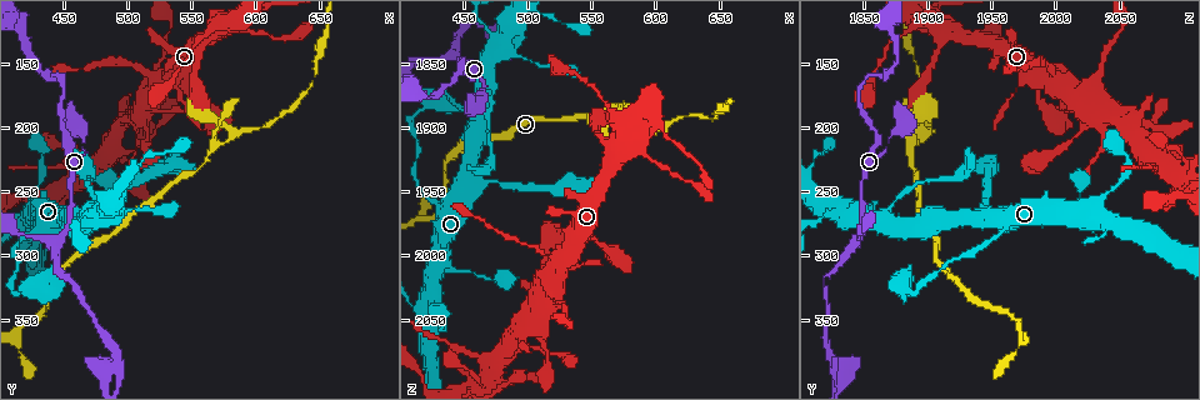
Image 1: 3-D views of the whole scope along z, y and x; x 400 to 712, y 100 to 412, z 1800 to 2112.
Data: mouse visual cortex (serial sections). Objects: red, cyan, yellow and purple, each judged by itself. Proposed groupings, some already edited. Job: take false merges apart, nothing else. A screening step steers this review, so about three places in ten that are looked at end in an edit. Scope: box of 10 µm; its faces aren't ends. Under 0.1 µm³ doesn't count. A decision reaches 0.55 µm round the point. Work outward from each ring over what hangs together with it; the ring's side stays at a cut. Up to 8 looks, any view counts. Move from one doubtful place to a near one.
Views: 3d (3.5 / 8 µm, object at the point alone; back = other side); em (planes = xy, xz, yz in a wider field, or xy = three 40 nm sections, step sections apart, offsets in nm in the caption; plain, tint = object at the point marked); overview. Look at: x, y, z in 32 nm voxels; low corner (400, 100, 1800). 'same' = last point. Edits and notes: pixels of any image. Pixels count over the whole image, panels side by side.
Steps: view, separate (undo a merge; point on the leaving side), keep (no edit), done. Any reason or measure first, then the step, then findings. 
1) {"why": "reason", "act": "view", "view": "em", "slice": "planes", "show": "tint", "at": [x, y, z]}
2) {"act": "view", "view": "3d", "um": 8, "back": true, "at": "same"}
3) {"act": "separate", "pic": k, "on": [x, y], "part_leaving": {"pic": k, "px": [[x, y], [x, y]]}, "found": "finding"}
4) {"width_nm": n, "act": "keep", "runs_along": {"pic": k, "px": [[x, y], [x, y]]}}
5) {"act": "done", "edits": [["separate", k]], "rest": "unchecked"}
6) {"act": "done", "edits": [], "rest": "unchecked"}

{"why": "three-way junction", "act": "view", "view": "3d", "um": 3.5, "at": [586, 204, 1896]}

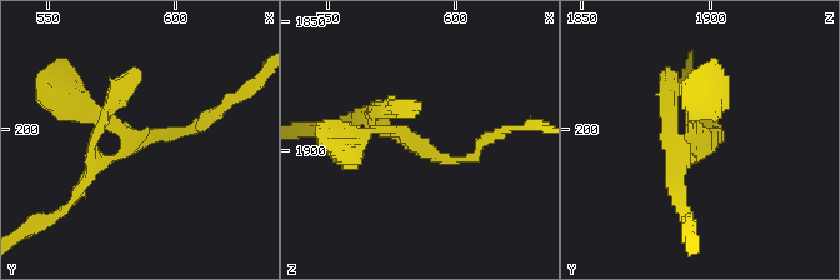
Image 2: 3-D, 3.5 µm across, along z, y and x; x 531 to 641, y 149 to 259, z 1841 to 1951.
{"why": "now the EM", "act": "view", "view": "em", "slice": "xy", "step": 2, "show": "tint", "at": [583, 205, 1896]}

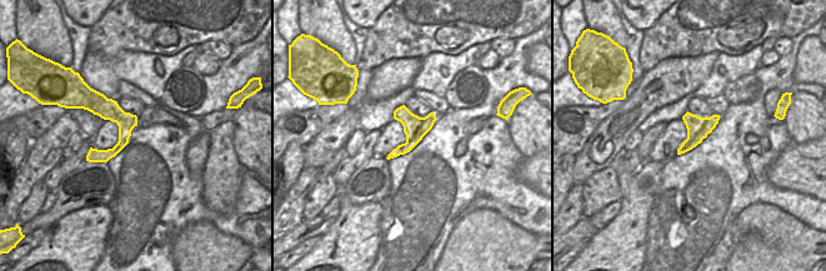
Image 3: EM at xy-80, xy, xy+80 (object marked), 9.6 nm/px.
{"act": "view", "view": "em", "slice": "xy", "step": 1, "show": "tint", "at": "same"}

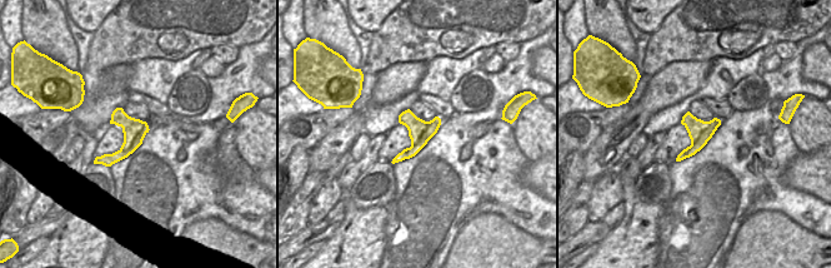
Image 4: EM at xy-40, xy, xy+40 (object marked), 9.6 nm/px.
{"act": "keep", "runs_along": {"pic": 4, "px": [[144, 125], [119, 155], [98, 160]]}, "found": "one cell here"}

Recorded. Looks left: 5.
{"act": "view", "view": "3d", "um": 3.5, "at": [442, 290, 1846]}

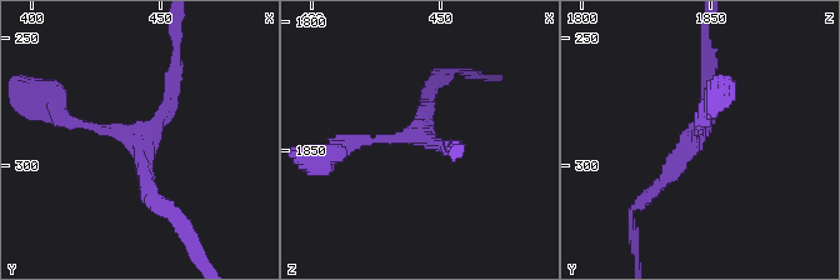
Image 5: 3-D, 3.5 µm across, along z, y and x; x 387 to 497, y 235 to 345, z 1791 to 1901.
{"arms": 3, "arm_widths_nm": [150, 200, 200], "why": "shape alone is not enough", "act": "view", "view": "em", "slice": "xy", "step": 1, "show": "tint", "at": [444, 289, 1846]}

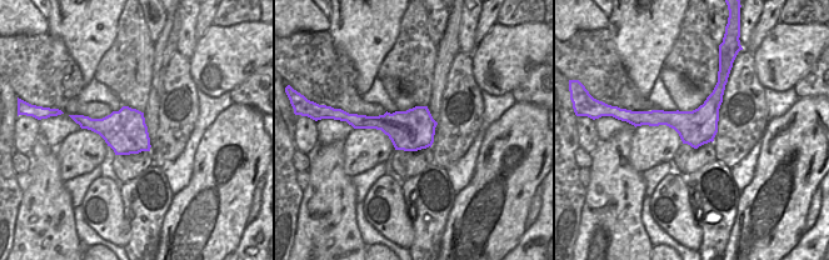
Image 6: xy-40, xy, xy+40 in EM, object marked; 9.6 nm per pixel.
{"width_nm": 400, "act": "keep", "runs_along": {"pic": 5, "px": [[708, 66], [705, 128], [641, 200]]}, "found": "one cell here"}

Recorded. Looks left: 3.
{"act": "view", "view": "3d", "um": 8, "at": [490, 388, 1826]}

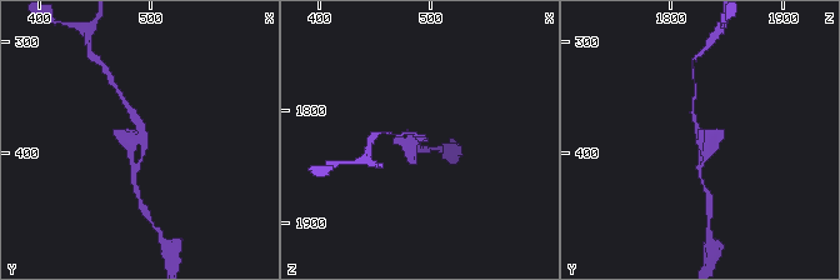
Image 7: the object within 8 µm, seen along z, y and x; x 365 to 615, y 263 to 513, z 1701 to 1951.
{"act": "view", "view": "3d", "um": 3.5, "at": "same"}

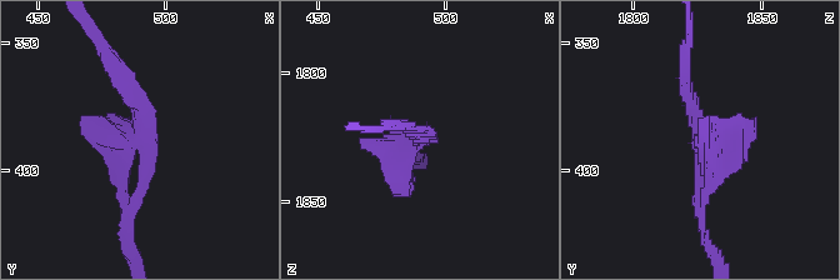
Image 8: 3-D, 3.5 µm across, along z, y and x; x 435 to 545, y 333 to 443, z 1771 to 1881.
{"act": "keep", "runs_along": {"pic": 8, "px": [[685, 73], [695, 134], [736, 130], [744, 153]]}, "found": "all the same cell"}

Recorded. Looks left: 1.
{"act": "done", "edits": [], "rest": "unchecked"}

